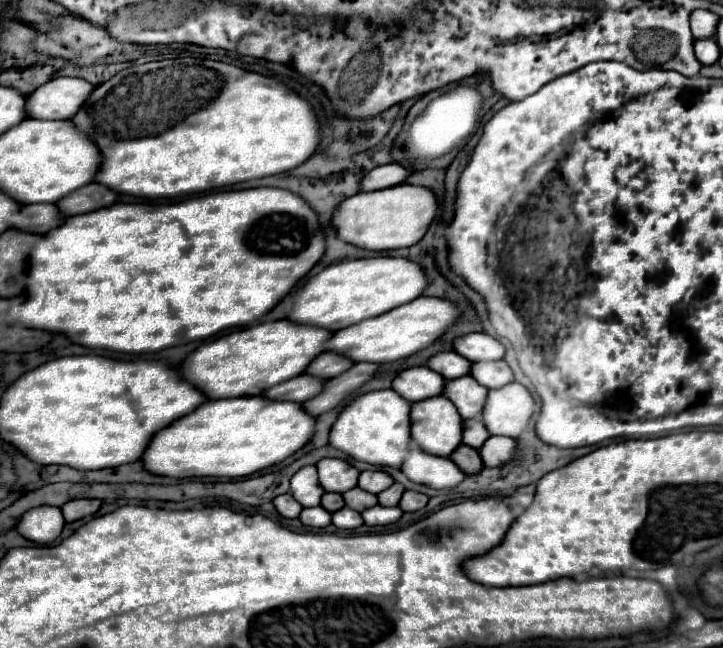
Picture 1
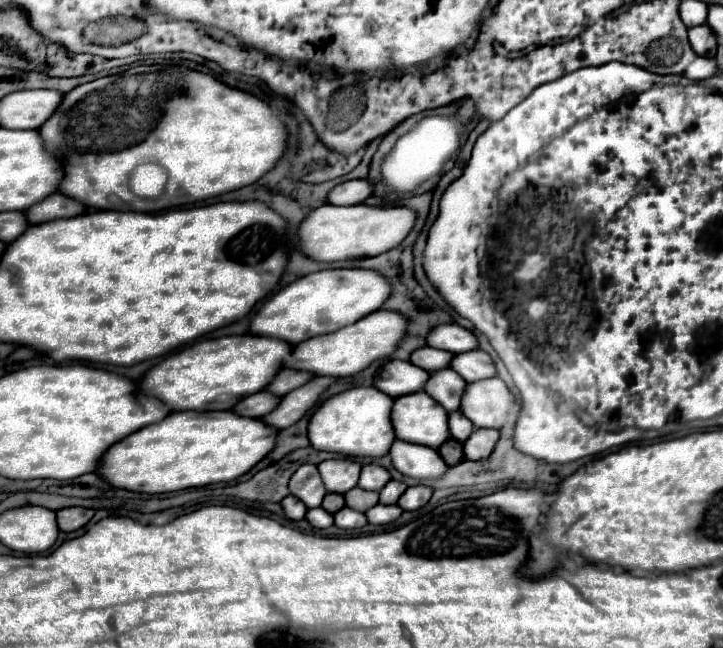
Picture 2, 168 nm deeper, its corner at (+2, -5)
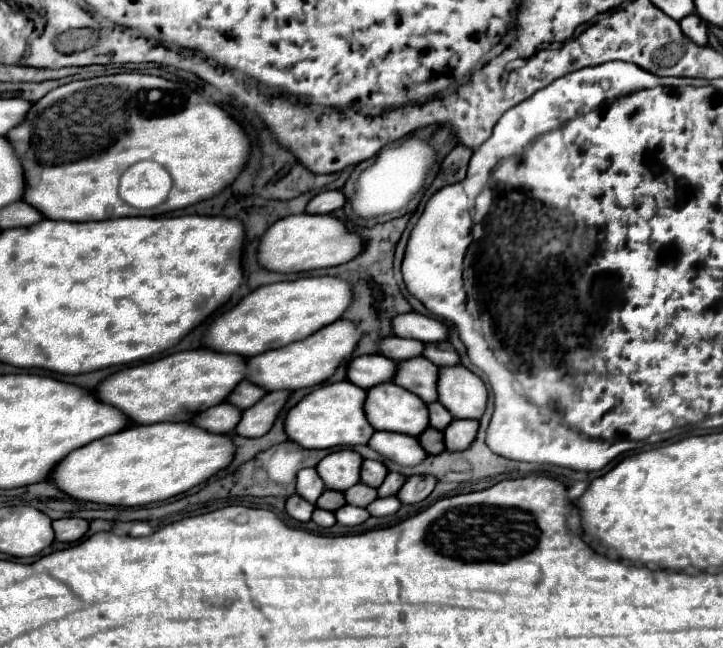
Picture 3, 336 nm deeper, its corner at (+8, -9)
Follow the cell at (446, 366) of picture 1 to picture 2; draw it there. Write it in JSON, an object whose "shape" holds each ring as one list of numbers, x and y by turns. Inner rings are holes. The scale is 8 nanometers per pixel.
{"shape":[[433,347,417,349,411,355,411,363,421,367,421,369,425,369,425,371,429,371,429,373,447,369,451,365,451,359,453,359,453,353,441,351,441,349,433,349]]}

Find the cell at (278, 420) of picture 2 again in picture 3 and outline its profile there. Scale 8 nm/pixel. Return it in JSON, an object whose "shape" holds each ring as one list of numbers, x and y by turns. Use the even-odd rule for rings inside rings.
{"shape":[[273,391,263,395,261,401,241,413,241,421,235,427,235,433,241,437,263,437,273,427,287,397,289,391]]}

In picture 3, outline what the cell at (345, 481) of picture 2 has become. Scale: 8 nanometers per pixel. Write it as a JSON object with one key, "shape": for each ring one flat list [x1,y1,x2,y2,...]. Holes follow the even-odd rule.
{"shape":[[341,449,323,457,317,465,317,471,327,489,345,491,351,485,359,483,361,463,363,463,363,457,357,451]]}

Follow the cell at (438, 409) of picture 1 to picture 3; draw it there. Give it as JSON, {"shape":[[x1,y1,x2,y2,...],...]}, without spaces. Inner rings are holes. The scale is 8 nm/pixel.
{"shape":[[391,381,367,389,363,409,367,421,377,431,395,431,419,437,429,425,427,405,411,391]]}

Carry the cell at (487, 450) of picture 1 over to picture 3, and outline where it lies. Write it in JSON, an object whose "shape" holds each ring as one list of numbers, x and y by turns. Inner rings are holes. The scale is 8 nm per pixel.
{"shape":[[453,419,451,425,443,431,445,435,445,447,451,451,461,451,471,445,475,439,479,423,475,419]]}

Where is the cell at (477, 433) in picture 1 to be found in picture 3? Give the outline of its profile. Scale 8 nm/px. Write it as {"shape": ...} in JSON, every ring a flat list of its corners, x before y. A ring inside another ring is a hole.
{"shape":[[433,401,431,405,427,405,427,409,429,409,429,425,439,431,443,431,453,419,451,413,439,401]]}

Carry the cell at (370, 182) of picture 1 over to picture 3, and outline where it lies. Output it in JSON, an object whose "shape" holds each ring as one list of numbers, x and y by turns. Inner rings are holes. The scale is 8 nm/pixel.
{"shape":[[323,191,323,193,315,195,307,203,305,213,309,213,309,215,325,215,325,213,331,213,335,209,341,209,343,203,345,203,345,197,343,197,341,191]]}

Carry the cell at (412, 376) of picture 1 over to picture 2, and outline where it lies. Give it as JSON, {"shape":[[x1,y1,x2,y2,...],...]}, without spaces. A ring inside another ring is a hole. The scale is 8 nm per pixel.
{"shape":[[393,359,393,361,389,361,381,367,381,371,375,379,375,387,379,391,387,393,389,397,397,399,397,397,403,397,403,395,423,391,425,381,429,381,429,373,413,367,407,361]]}

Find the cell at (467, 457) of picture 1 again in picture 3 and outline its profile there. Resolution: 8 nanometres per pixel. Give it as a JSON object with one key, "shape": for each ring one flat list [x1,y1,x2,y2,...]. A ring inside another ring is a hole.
{"shape":[[427,427,427,429,419,435,419,443,423,445,423,449,425,449,429,455,441,453,441,451,445,449,445,445,443,445,443,433,437,431,435,427]]}

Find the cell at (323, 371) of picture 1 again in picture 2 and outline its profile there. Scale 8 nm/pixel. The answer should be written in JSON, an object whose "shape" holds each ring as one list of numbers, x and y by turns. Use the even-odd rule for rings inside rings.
{"shape":[[281,369,281,373,275,375,275,379,269,383,269,387,265,387,267,391,271,391,273,395,283,397,285,393,305,385,305,381,313,379,313,373,305,373,305,371,295,371,295,369]]}

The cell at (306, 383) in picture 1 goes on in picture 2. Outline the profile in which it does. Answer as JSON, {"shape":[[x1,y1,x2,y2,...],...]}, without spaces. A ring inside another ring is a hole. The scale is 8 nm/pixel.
{"shape":[[255,393,245,397,243,401,239,401,233,411,237,415,245,415,245,417,265,417,265,413,271,413,277,407,277,401,281,401,281,397,273,397,273,393]]}

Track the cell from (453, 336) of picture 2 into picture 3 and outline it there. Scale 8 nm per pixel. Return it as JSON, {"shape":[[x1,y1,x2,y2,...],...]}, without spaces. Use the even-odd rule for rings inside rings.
{"shape":[[403,313,401,317,395,317,393,329,397,337,409,337,417,339,421,343,433,343,443,341,447,337,447,327,439,323,437,319,419,315,419,313]]}

